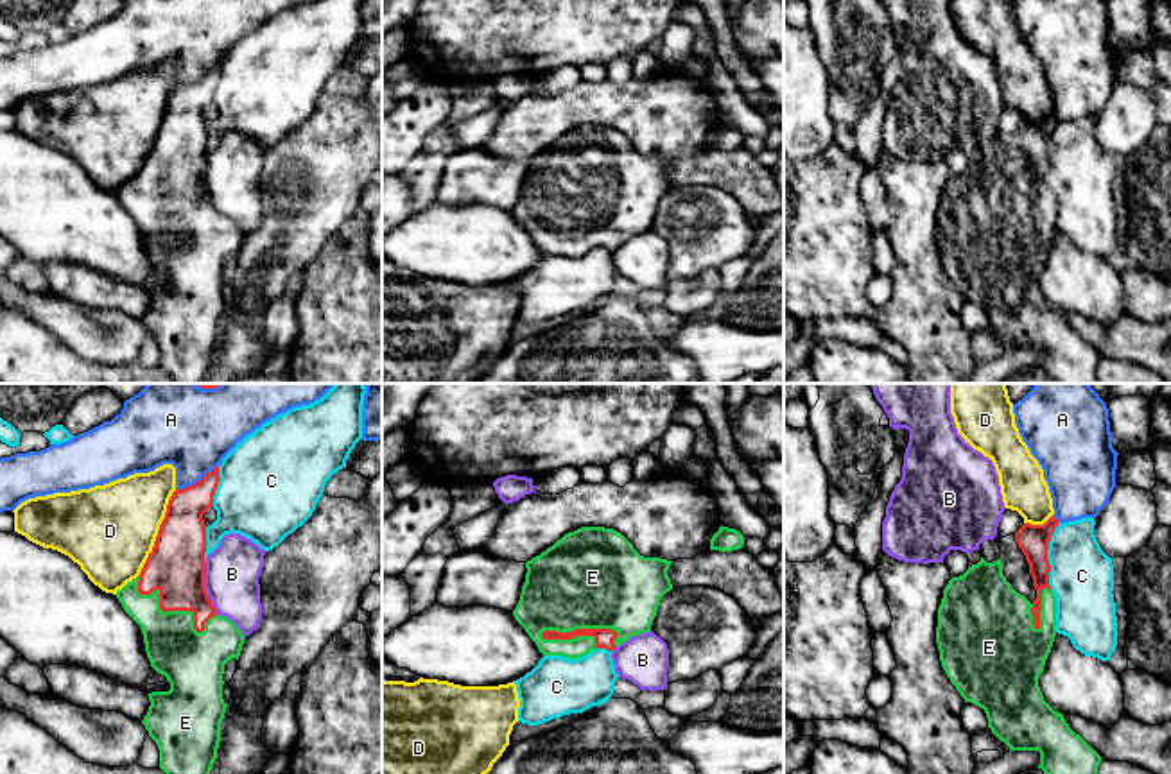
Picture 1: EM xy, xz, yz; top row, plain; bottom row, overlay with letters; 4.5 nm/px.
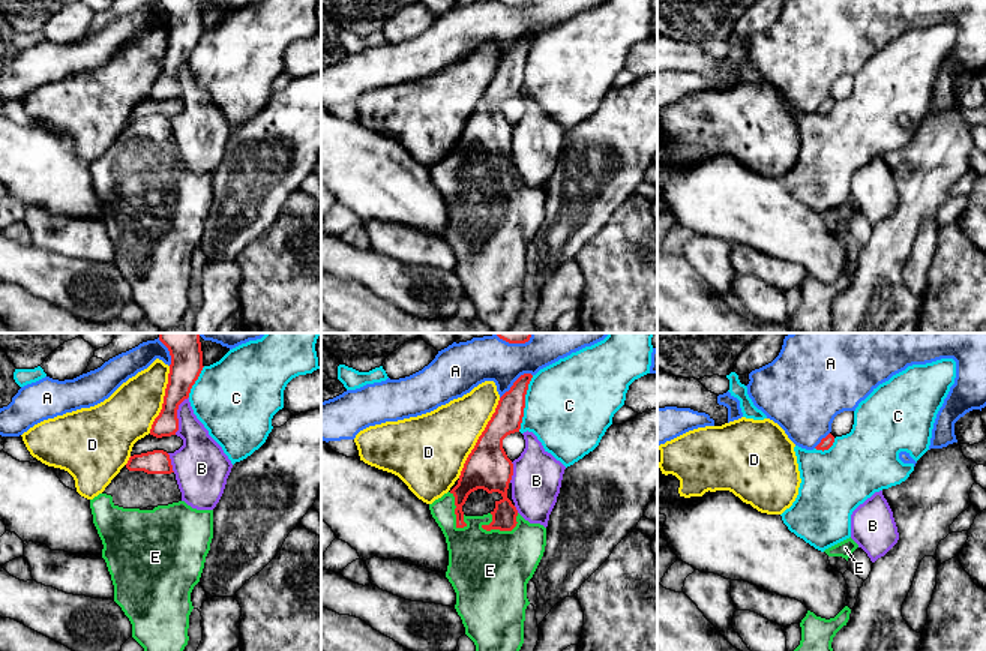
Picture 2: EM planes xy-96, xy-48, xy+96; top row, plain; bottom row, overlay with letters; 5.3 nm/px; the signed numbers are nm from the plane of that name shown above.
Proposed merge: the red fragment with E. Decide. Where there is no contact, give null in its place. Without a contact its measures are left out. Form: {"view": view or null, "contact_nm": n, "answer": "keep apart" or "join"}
{"view": "xz", "contact_nm": 360, "answer": "join"}

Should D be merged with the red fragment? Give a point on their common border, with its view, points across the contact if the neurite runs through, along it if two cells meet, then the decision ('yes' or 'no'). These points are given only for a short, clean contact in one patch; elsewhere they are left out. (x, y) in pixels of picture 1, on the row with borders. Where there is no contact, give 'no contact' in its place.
xy (158, 533) | no

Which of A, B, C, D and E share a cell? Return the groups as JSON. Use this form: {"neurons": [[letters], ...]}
{"neurons": [["A"], ["B"], ["C"], ["D"], ["E"]]}

